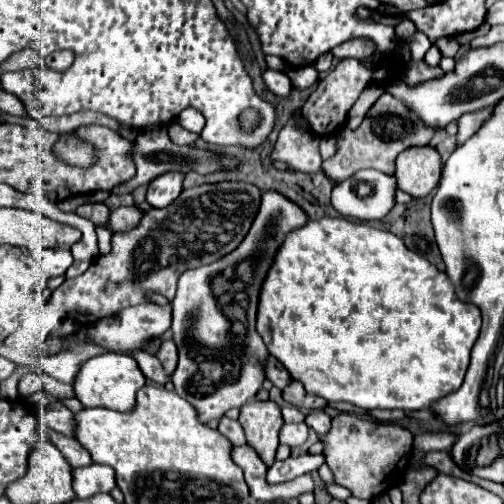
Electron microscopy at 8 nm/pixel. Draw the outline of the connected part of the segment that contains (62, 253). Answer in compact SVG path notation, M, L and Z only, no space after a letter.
M43 250L39 264L47 276L61 276L67 272L67 268L73 264L71 250Z

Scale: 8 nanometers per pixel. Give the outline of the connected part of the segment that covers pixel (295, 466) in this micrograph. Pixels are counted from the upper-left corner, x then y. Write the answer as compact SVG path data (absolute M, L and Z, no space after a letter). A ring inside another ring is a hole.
M303 454L303 456L289 456L287 460L275 460L273 468L269 468L267 472L267 478L271 484L283 484L283 482L289 482L289 480L295 480L297 476L301 474L307 474L307 472L313 472L317 470L325 460L319 456L311 456L311 454Z

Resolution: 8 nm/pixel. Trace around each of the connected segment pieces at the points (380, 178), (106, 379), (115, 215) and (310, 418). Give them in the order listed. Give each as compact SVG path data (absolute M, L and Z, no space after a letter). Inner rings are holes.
M365 168L355 172L349 180L335 184L331 194L331 204L339 214L349 218L381 220L395 206L395 190L397 182L393 176ZM359 182L367 182L371 186L371 194L367 198L357 196L355 188Z
M107 352L107 354L93 356L79 366L73 388L75 388L75 396L79 398L79 402L87 408L103 406L103 408L111 408L117 412L129 412L135 406L135 394L143 384L145 384L145 376L129 354Z
M121 206L119 208L113 208L111 214L109 214L109 220L105 224L107 230L111 232L125 232L125 230L131 230L137 226L137 222L141 220L143 212L135 206Z
M313 410L313 412L307 414L305 424L311 426L319 436L325 436L329 432L329 428L331 428L331 416L325 414L323 410Z

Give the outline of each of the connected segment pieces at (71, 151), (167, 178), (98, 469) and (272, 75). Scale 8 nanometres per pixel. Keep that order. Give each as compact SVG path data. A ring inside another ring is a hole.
M65 136L65 140L57 144L57 156L81 168L87 168L93 164L93 148L71 136Z
M167 172L167 174L155 178L149 184L149 190L145 196L147 204L153 208L167 208L181 194L183 178L185 178L185 174L179 174L179 172Z
M89 464L73 470L73 490L77 498L91 498L99 492L111 492L115 488L115 472L103 464Z
M265 70L263 72L263 82L265 82L267 90L277 94L277 96L289 96L291 94L291 80L283 72Z

